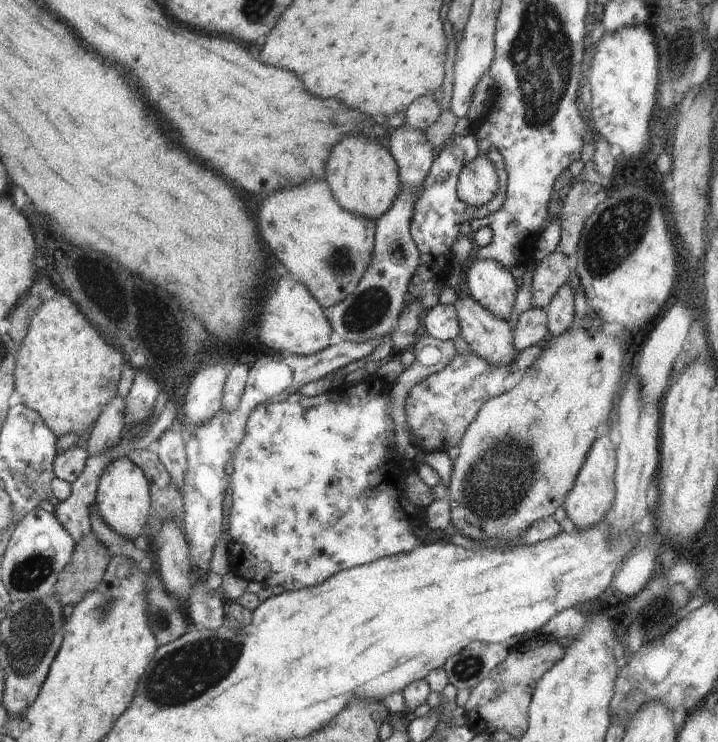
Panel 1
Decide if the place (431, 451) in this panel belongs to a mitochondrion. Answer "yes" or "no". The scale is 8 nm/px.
no

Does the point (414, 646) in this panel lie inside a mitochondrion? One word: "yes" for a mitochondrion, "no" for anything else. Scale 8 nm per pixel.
no

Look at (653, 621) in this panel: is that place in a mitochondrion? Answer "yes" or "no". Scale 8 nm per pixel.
yes

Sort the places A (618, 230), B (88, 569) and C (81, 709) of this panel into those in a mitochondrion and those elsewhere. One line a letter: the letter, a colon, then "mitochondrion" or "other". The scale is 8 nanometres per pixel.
A: mitochondrion
B: other
C: other

